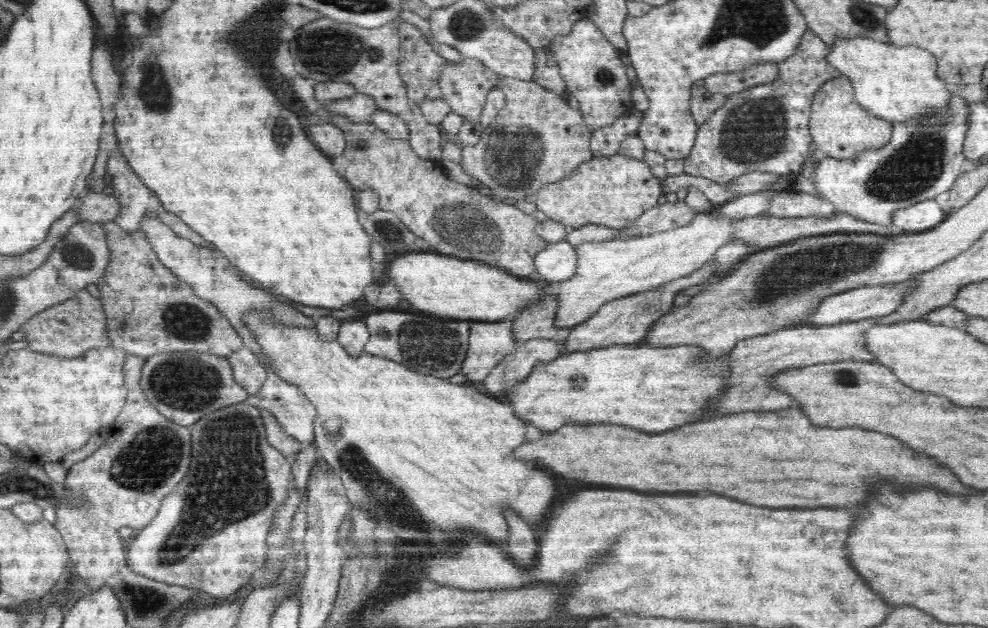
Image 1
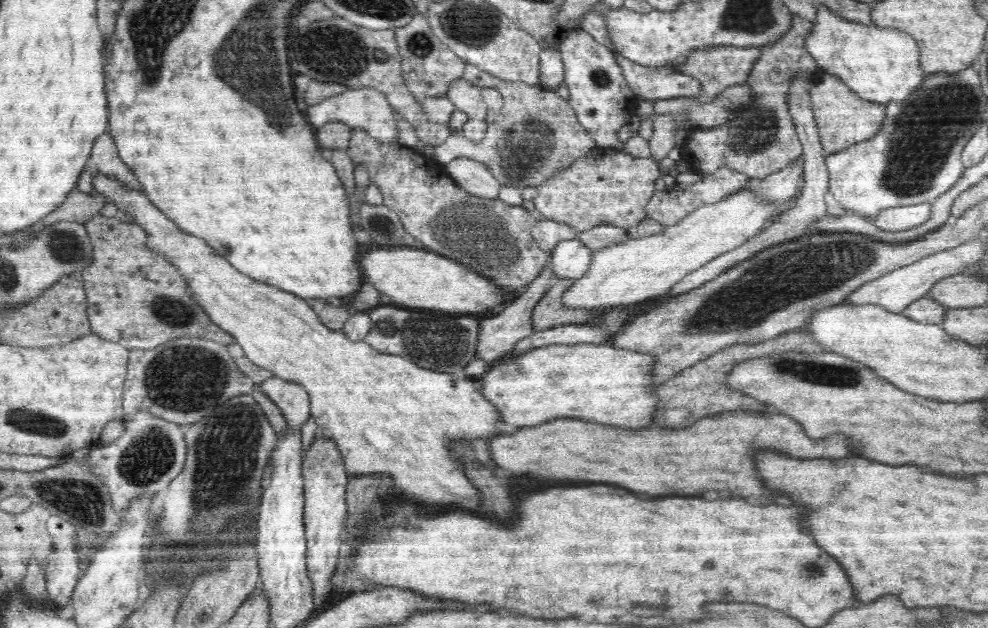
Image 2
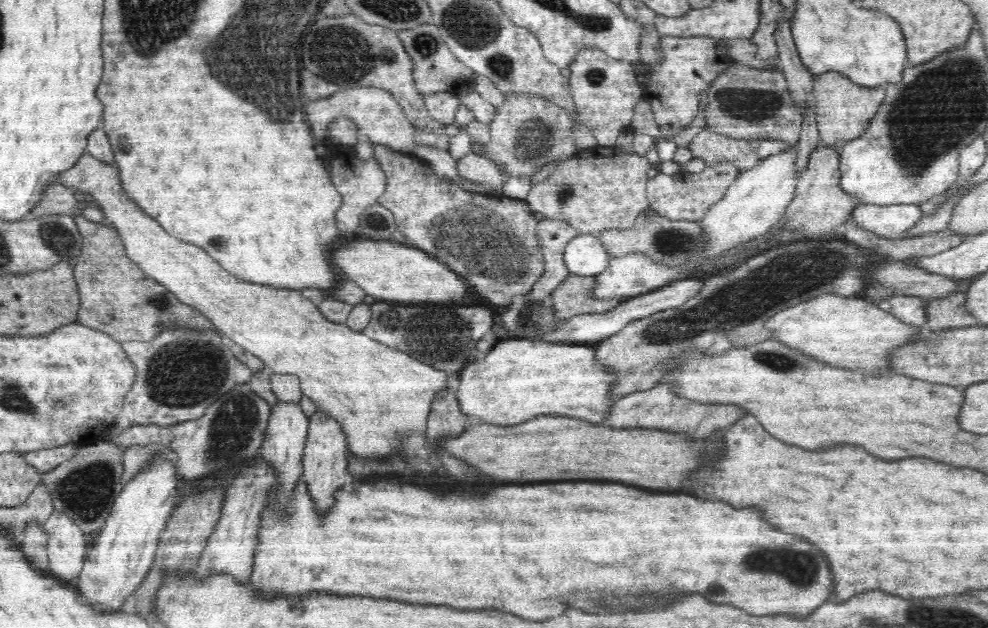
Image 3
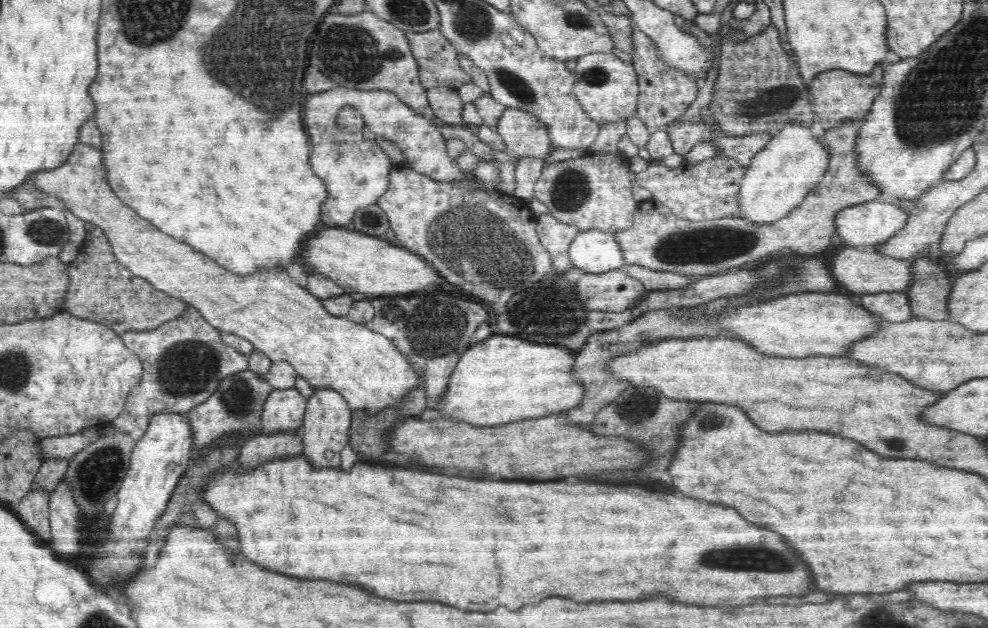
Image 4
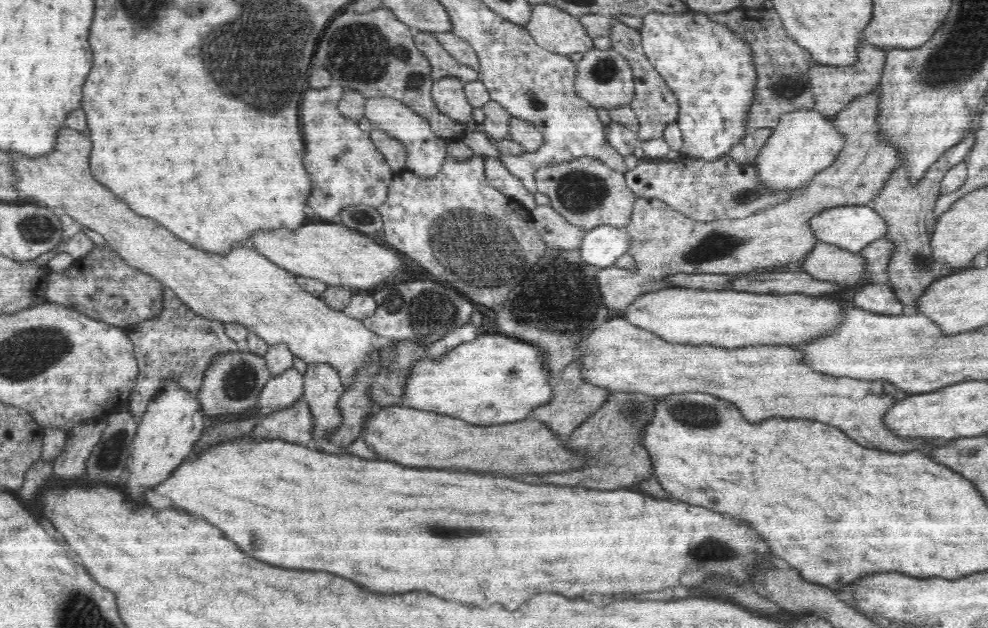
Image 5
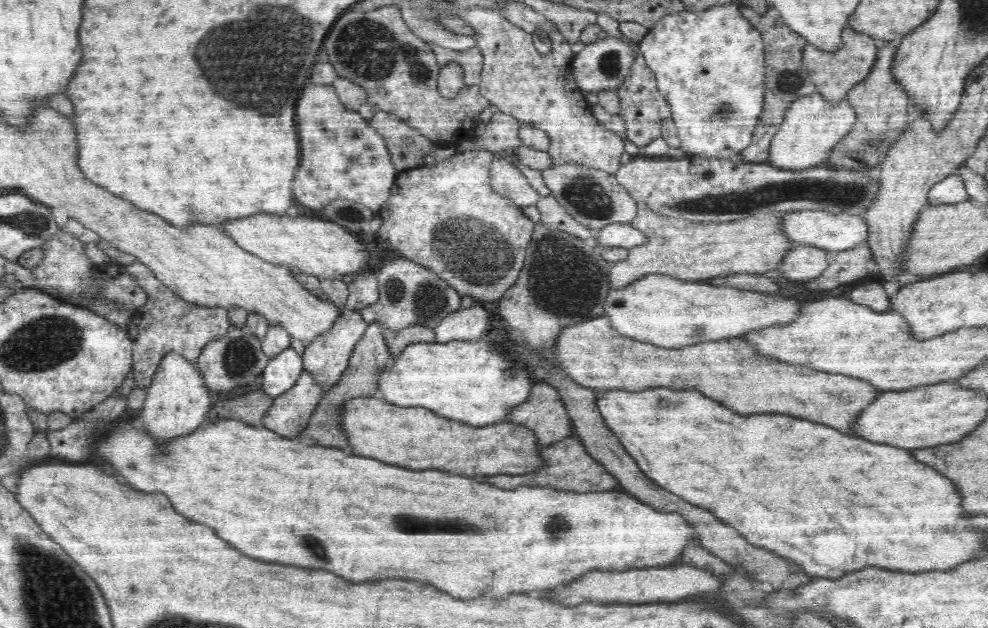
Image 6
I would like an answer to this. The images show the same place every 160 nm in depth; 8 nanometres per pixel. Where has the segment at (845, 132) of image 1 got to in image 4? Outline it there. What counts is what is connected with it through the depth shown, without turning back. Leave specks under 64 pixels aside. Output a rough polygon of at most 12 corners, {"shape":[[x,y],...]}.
{"shape":[[883,68],[820,73],[809,90],[821,125],[862,122],[880,94]]}

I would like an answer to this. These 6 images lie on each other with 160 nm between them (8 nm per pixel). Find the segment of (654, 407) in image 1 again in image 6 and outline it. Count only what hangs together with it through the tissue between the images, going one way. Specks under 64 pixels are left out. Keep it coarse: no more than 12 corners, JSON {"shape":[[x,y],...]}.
{"shape":[[488,342],[412,343],[376,396],[483,427],[531,396]]}

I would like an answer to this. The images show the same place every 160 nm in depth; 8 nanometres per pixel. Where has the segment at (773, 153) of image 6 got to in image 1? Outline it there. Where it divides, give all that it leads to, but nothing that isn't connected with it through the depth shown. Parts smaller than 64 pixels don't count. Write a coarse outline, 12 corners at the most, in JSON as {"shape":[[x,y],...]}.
{"shape":[[696,213],[674,230],[574,246],[553,326],[703,268],[734,222]]}

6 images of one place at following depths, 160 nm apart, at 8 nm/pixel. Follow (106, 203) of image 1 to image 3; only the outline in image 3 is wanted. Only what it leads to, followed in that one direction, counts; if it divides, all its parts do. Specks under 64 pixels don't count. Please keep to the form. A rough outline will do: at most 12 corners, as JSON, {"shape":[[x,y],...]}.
{"shape":[[46,188],[26,221],[46,215],[80,214],[74,189]]}

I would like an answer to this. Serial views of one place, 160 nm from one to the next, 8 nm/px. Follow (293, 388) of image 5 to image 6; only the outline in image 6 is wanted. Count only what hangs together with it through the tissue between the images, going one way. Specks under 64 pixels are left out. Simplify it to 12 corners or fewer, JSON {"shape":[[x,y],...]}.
{"shape":[[290,344],[268,361],[262,389],[274,400],[294,386],[303,357]]}

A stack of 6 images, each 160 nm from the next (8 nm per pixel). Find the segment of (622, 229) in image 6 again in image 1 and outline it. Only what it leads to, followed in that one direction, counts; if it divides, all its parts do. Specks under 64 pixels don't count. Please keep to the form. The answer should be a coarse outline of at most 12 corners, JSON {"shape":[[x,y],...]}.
{"shape":[[549,243],[533,267],[558,284],[576,273],[574,246]]}

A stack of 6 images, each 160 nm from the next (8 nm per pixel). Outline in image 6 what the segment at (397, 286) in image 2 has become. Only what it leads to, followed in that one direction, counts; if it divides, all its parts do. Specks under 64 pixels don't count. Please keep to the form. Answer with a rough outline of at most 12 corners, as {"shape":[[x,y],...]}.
{"shape":[[252,215],[221,229],[240,248],[320,279],[368,271],[334,221]]}

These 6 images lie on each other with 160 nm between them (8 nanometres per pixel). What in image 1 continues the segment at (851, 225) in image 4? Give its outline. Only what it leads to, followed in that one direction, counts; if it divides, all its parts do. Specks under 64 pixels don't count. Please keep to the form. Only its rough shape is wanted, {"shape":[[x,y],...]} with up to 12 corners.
{"shape":[[928,199],[891,216],[893,235],[920,233],[948,215]]}

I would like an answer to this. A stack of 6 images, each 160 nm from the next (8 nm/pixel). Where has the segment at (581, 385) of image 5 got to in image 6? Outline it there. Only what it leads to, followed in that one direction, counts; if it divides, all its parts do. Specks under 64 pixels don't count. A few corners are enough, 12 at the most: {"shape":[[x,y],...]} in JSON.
{"shape":[[538,381],[506,416],[549,447],[574,432],[558,393]]}

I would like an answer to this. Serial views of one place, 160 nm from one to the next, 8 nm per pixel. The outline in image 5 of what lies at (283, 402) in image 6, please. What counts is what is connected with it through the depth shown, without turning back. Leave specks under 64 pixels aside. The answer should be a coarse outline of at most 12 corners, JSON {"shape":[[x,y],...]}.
{"shape":[[300,397],[290,408],[262,417],[251,440],[278,439],[305,446],[312,414]]}

